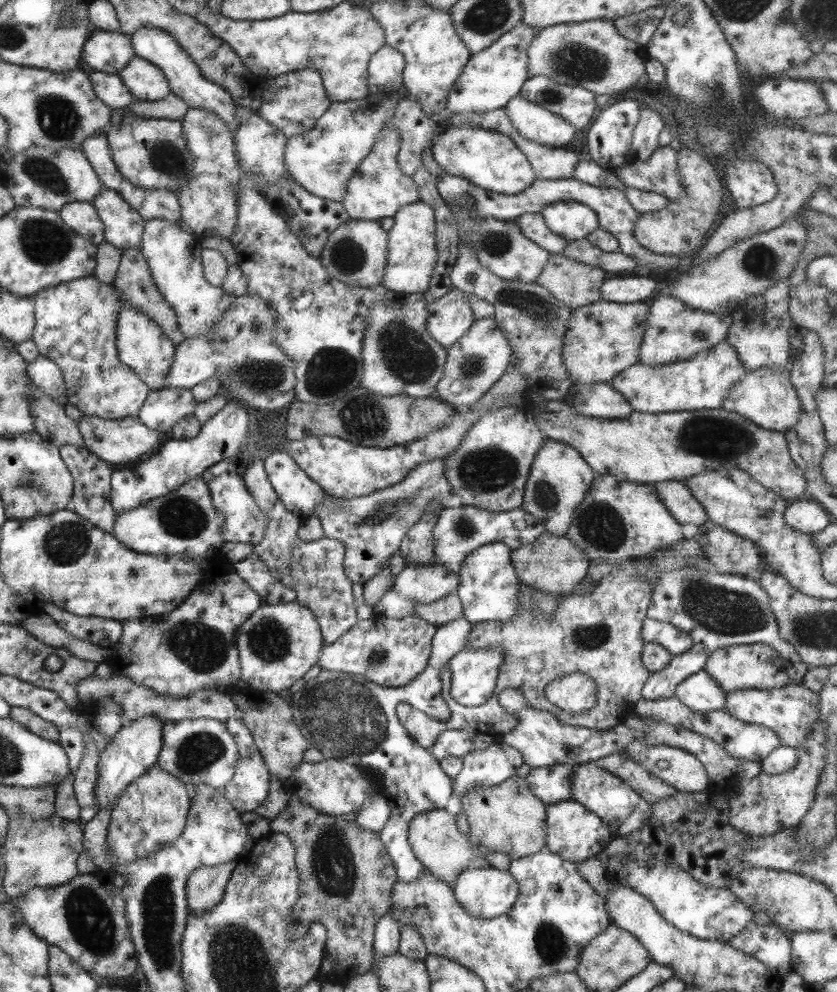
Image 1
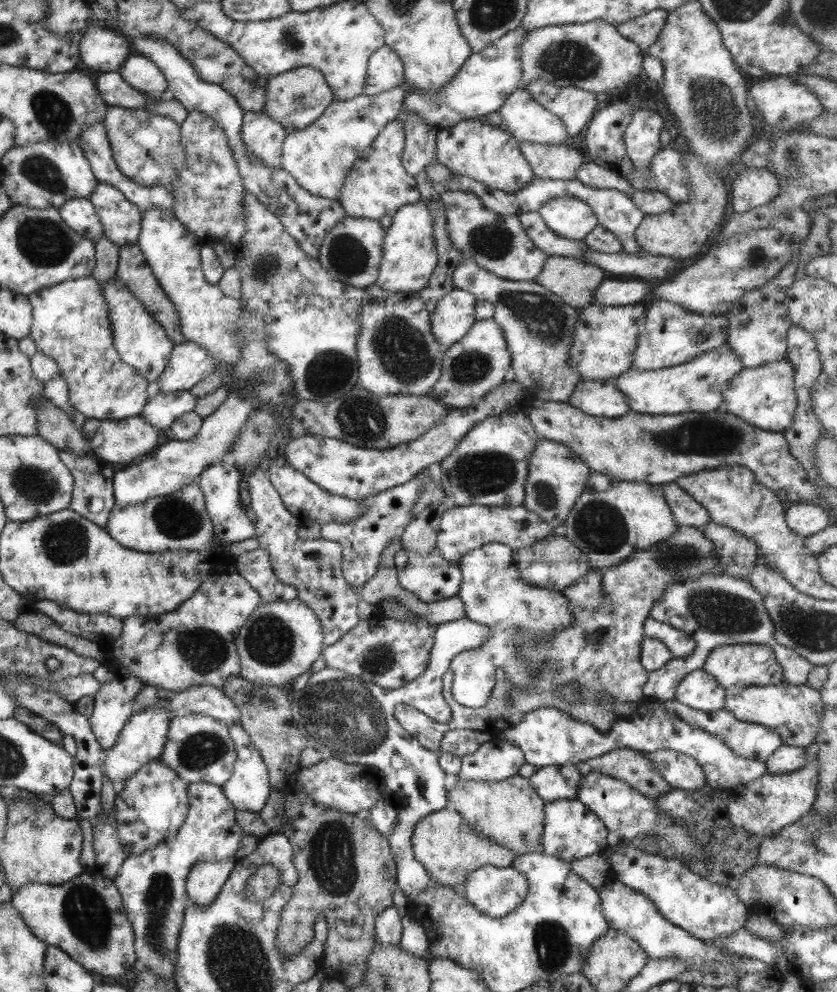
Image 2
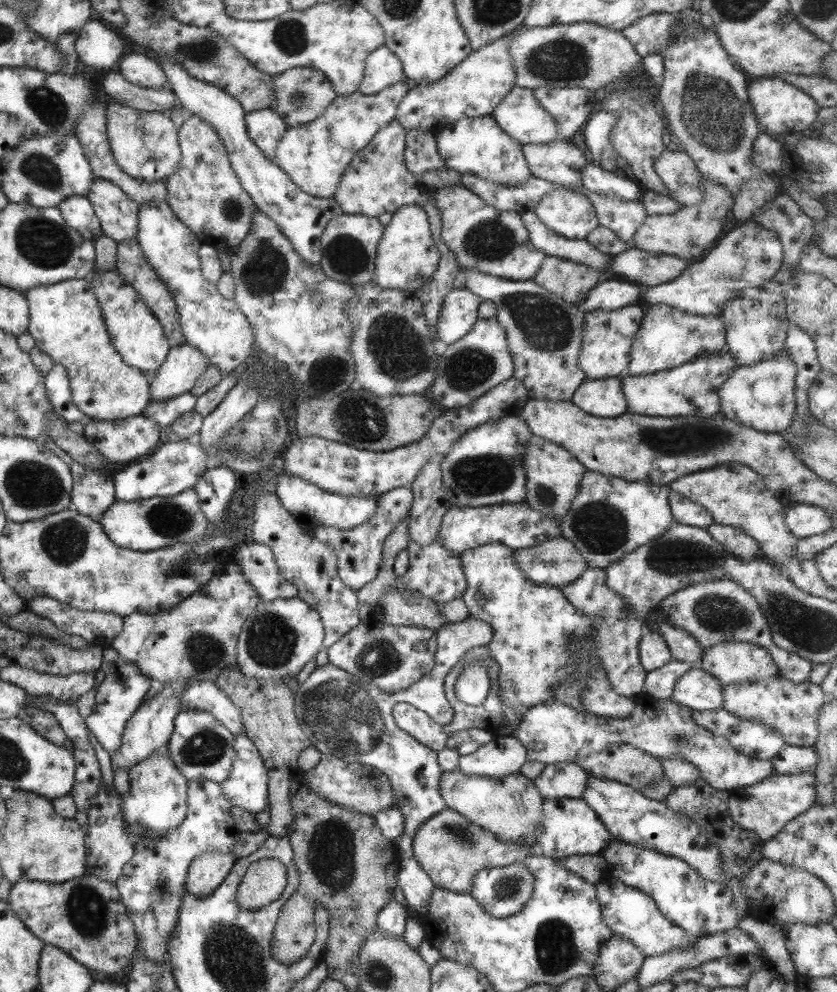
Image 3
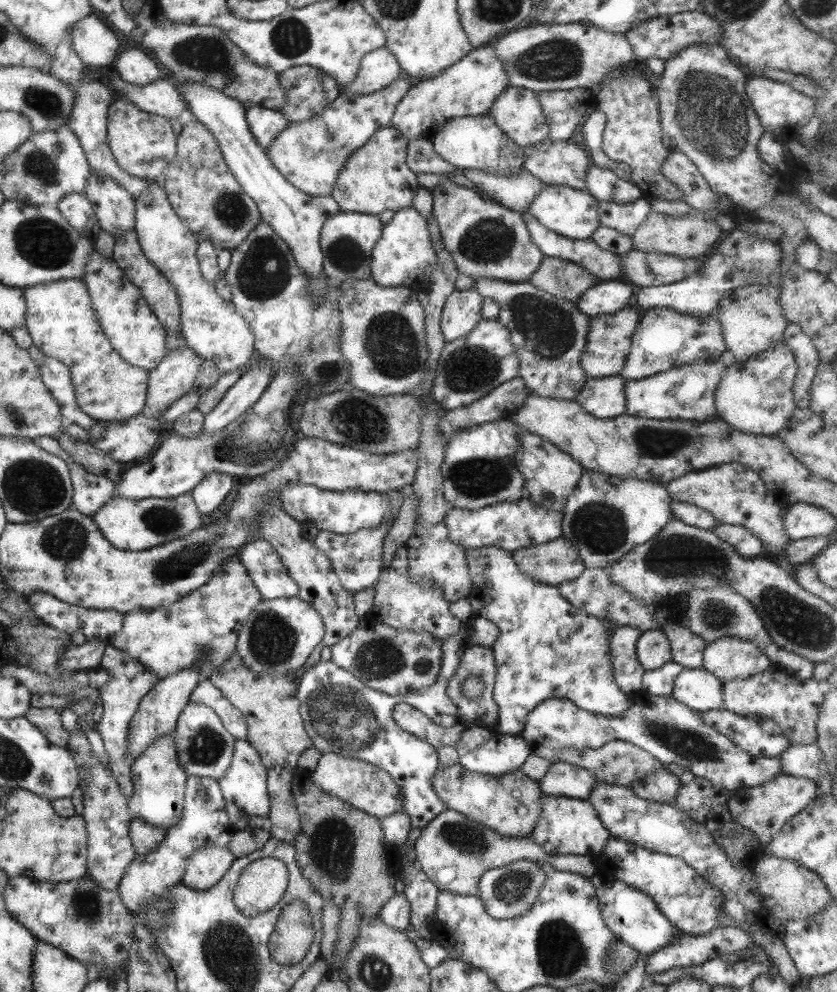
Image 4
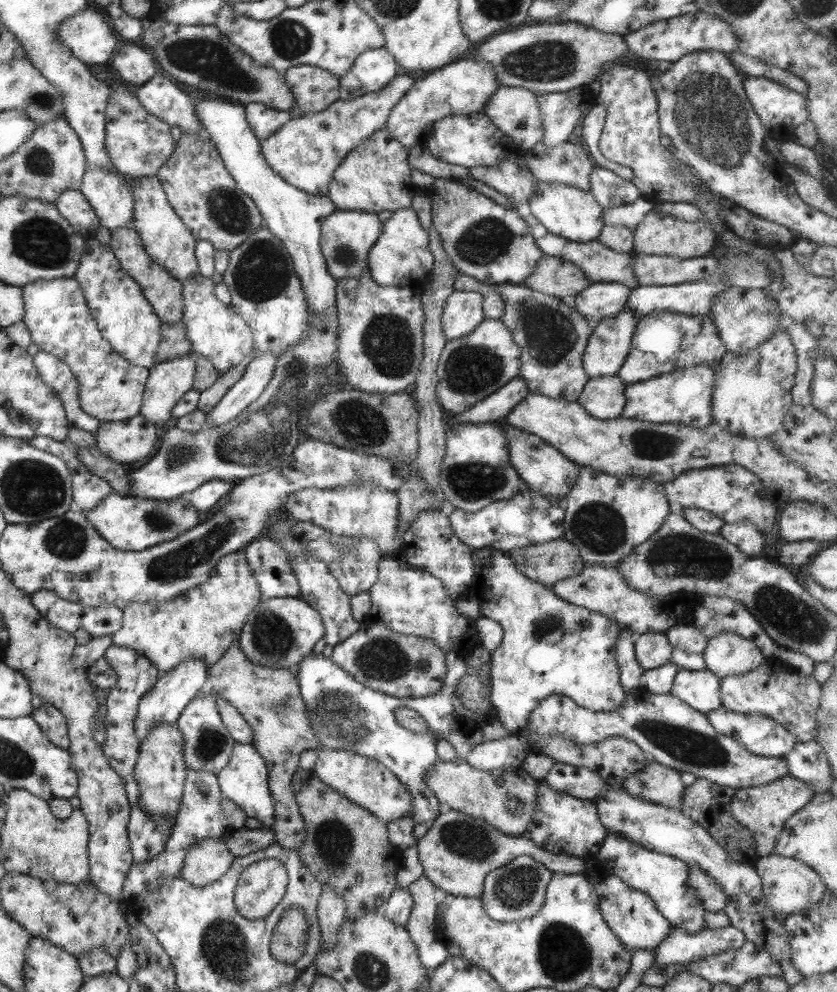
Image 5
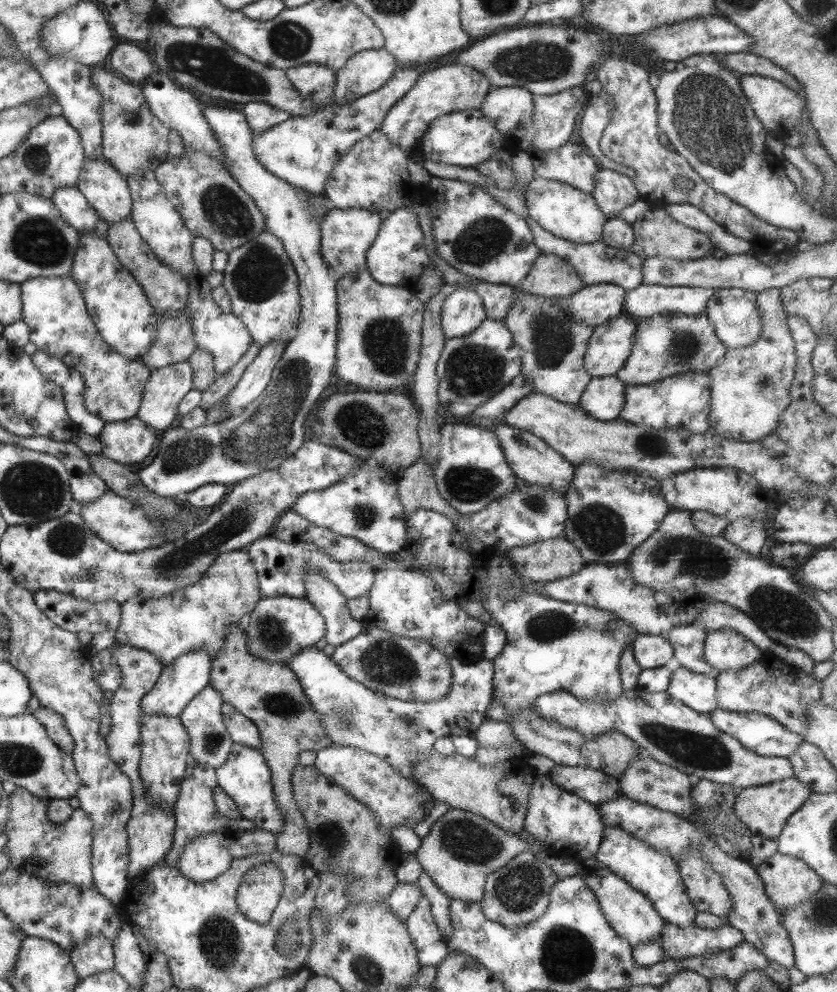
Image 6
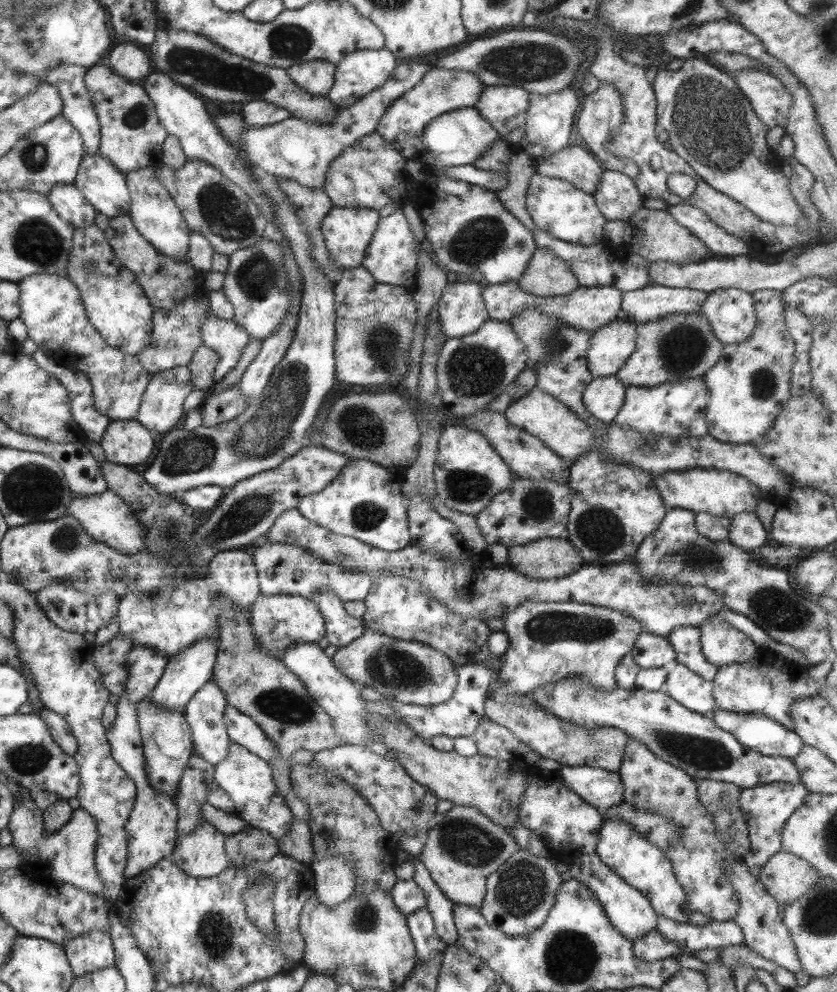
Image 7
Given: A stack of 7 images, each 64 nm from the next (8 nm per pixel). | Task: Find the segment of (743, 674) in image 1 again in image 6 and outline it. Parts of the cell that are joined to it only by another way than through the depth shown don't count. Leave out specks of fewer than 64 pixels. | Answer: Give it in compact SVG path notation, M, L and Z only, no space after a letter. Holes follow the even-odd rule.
M729 627L707 631L703 641L703 658L711 667L712 674L742 669L754 663L760 656L760 650L752 642Z

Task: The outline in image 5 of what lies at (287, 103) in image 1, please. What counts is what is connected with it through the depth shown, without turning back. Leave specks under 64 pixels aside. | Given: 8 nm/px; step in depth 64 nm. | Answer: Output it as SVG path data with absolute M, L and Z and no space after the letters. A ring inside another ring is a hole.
M300 64L282 71L293 96L289 115L301 117L321 112L338 99L338 78L321 68Z

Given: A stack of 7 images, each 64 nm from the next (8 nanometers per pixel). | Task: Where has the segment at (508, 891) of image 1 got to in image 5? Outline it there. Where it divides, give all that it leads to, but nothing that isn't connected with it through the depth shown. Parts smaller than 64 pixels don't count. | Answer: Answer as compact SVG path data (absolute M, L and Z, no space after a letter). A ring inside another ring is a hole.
M517 856L501 868L485 874L480 900L488 918L499 923L511 923L534 916L545 902L545 890L552 872L531 856Z

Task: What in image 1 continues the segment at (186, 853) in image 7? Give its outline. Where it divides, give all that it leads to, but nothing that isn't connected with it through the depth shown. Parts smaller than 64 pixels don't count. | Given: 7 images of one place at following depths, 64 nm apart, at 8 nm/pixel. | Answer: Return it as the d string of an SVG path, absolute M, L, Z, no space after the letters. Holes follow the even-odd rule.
M233 860L215 867L199 867L189 874L185 883L189 916L200 917L221 901L225 894L225 885L236 863L237 861Z

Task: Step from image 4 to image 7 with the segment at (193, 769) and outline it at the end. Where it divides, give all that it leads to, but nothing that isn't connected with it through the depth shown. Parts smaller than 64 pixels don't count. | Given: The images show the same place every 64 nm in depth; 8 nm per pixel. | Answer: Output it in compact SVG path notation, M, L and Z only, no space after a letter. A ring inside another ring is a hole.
M209 680L195 692L183 708L183 717L191 731L192 753L201 756L201 759L213 766L227 755L231 743L226 733L224 708L227 705L223 692L213 683L213 680Z

